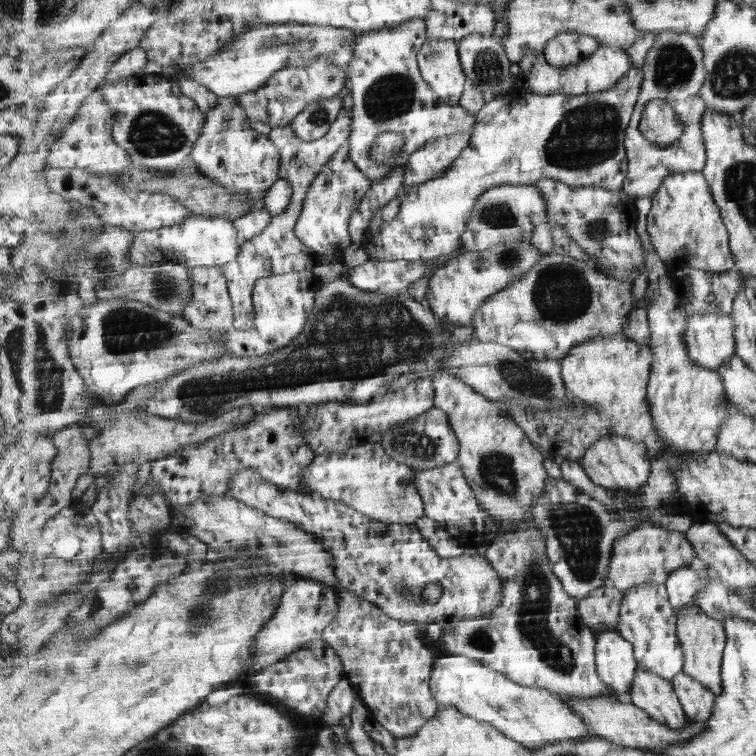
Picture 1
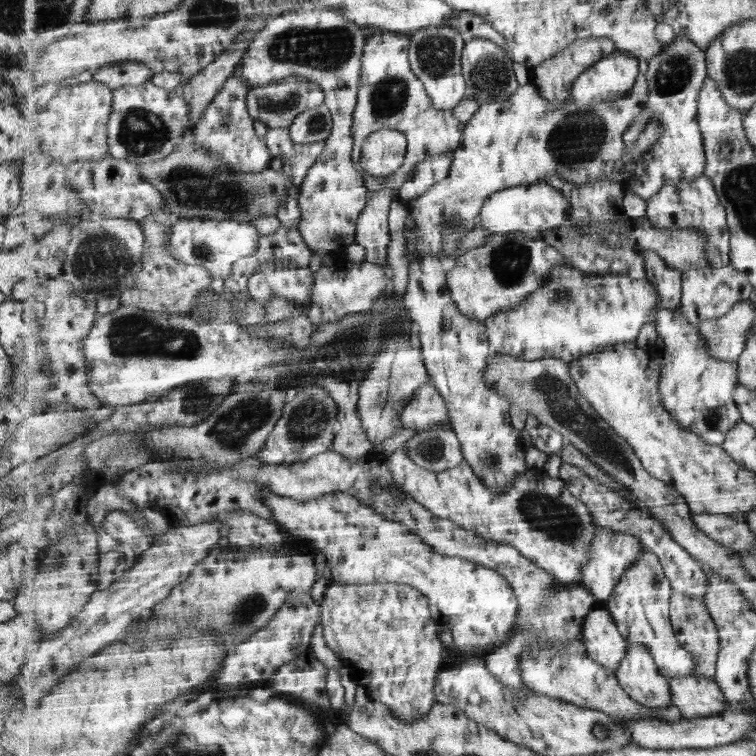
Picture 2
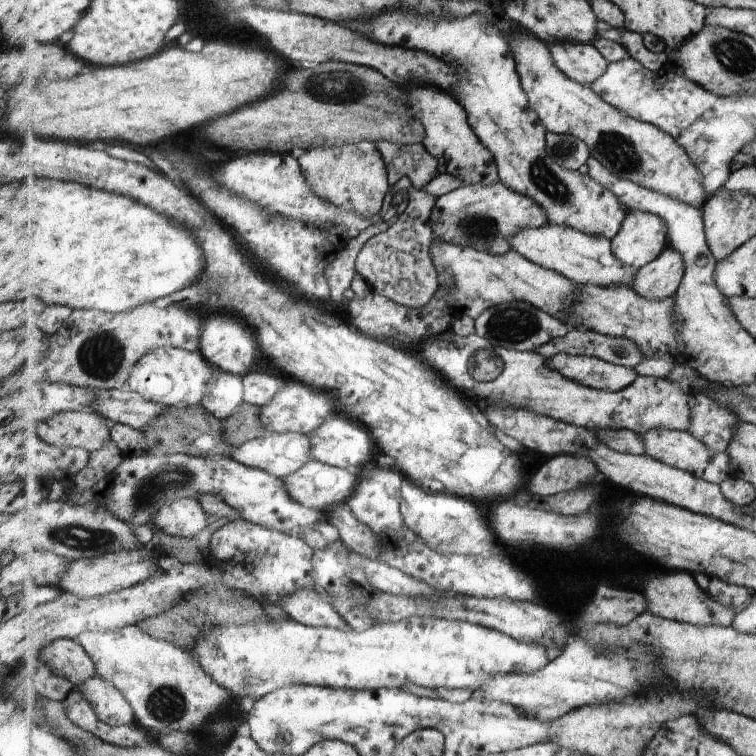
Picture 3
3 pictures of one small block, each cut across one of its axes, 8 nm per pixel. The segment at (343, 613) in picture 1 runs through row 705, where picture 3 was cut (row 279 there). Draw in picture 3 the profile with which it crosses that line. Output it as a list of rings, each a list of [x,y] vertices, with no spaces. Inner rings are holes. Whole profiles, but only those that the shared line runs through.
[[[413,186],[409,189],[403,214],[387,231],[373,236],[356,261],[357,273],[377,295],[411,309],[423,309],[441,288],[430,252],[434,238],[432,217],[438,198]]]

